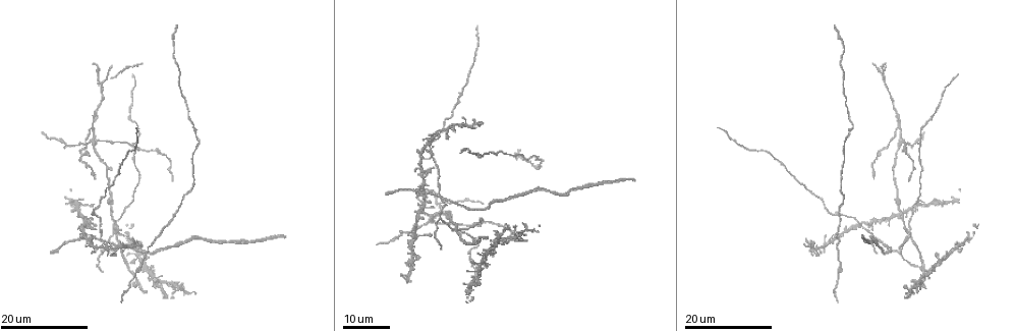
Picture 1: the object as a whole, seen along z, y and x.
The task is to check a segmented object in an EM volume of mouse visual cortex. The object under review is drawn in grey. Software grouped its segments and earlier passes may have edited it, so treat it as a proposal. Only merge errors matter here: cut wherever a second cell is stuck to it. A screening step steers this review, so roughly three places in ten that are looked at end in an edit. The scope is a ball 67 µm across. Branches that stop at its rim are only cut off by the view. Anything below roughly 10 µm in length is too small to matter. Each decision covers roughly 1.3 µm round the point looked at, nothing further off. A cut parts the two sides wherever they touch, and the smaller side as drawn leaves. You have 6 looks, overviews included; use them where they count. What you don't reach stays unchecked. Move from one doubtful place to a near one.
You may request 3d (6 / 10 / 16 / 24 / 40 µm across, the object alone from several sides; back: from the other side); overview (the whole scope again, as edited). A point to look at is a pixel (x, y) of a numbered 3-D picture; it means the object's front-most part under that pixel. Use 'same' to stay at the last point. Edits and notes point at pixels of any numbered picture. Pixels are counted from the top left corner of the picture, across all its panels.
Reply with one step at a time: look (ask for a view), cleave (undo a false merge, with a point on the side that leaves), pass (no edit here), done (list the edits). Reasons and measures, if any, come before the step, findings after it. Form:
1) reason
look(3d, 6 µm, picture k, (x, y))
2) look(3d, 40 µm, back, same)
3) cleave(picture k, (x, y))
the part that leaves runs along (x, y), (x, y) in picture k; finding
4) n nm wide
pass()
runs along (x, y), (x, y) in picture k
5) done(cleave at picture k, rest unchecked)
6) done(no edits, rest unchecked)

four arms meet
look(3d, 16 µm, picture 1, (116, 234))

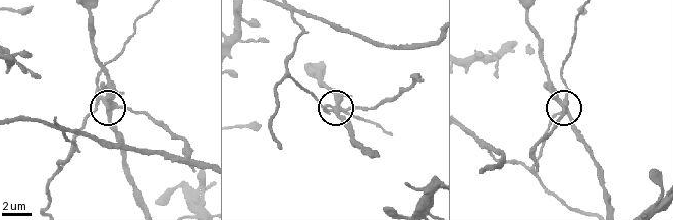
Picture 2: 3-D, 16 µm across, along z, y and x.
closer look
look(3d, 10 µm, picture 2, (338, 111))

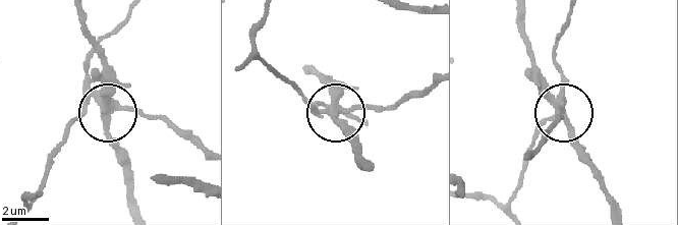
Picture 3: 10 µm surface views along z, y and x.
side arm 34 µm
cleave(picture 3, (101, 71))
the part that leaves runs along (561, 94), (535, 64), (520, 17) in picture 3; a second cell is stuck on

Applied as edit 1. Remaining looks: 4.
arms part here
look(3d, 16 µm, picture 1, (437, 192))

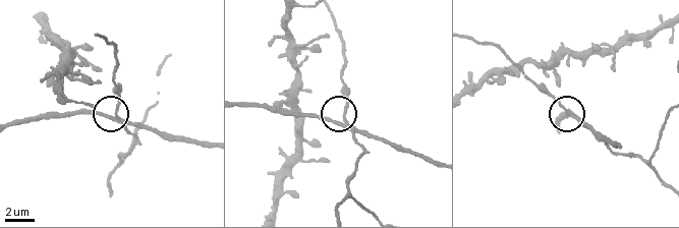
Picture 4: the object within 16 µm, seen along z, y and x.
zoom in
look(3d, 6 µm, picture 4, (116, 116))

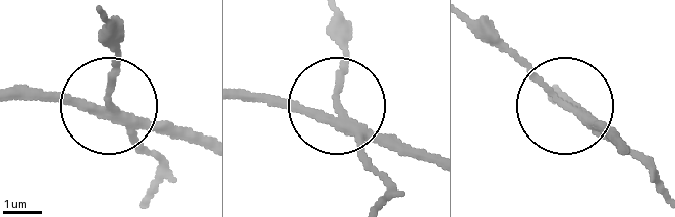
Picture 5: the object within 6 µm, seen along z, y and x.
from behind
look(3d, 6 µm, back, picture 5, (339, 101))

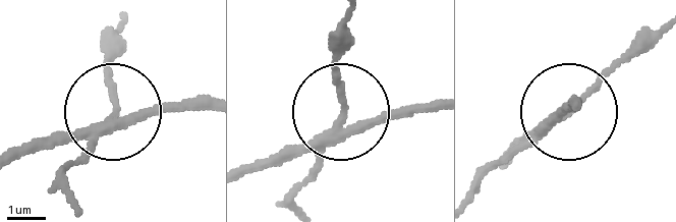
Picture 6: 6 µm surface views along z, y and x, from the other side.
200 nm wide
cleave(picture 6, (52, 144))
the part that leaves runs along (100, 126), (15, 152) in picture 6; a second cell is stuck on

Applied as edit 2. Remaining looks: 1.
look(3d, 10 µm, picture 4, (76, 73))

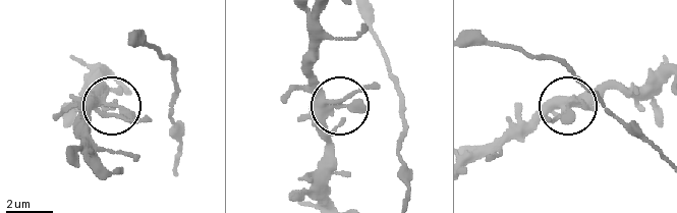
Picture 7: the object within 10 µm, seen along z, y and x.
side arm 30 µm
pass()
continuous, no second cell

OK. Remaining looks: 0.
done(cleave at picture 3, cleave at picture 6, rest unchecked)

